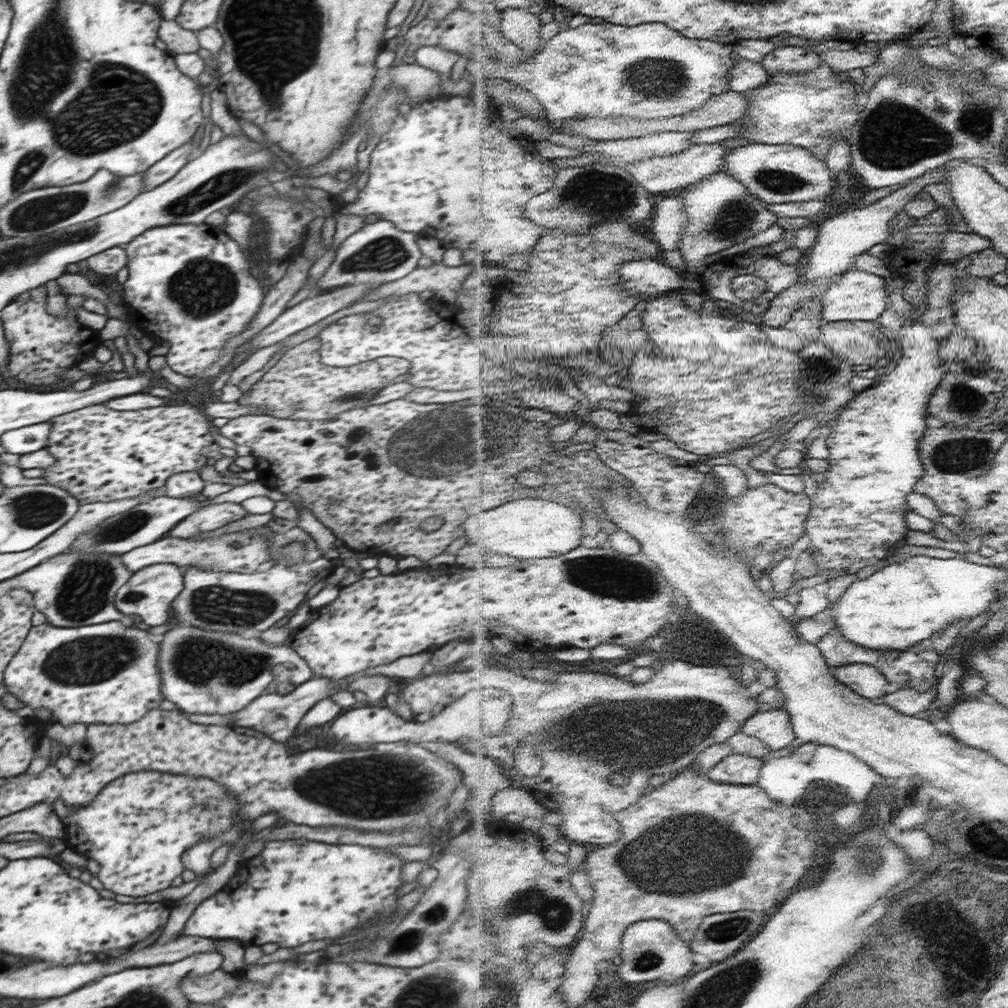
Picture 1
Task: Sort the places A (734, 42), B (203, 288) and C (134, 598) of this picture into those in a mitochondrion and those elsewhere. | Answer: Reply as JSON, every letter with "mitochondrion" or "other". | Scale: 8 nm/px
{"A":"other","B":"mitochondrion","C":"mitochondrion"}

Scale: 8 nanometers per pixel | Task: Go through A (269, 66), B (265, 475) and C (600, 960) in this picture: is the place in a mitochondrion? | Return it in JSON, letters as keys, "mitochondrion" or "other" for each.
{"A":"mitochondrion","B":"other","C":"other"}

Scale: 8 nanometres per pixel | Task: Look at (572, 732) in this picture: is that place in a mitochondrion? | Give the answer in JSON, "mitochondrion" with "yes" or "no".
{"mitochondrion":"yes"}

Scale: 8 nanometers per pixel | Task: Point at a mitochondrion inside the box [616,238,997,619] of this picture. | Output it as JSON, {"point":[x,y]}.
{"point":[962,454]}

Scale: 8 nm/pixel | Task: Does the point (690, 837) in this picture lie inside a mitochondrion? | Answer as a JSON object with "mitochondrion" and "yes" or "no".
{"mitochondrion":"yes"}

